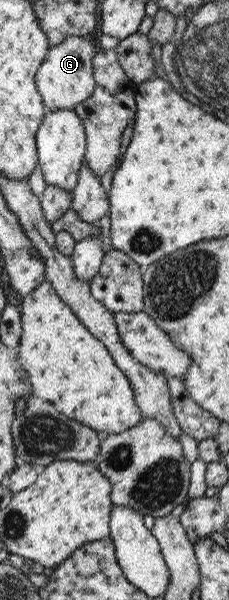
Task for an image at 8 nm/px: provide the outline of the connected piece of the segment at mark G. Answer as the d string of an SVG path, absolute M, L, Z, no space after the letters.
M86 34L86 38L68 36L47 50L34 76L36 90L47 111L73 110L74 106L84 102L85 98L92 94L94 88L92 55L97 52L97 47L94 35Z

